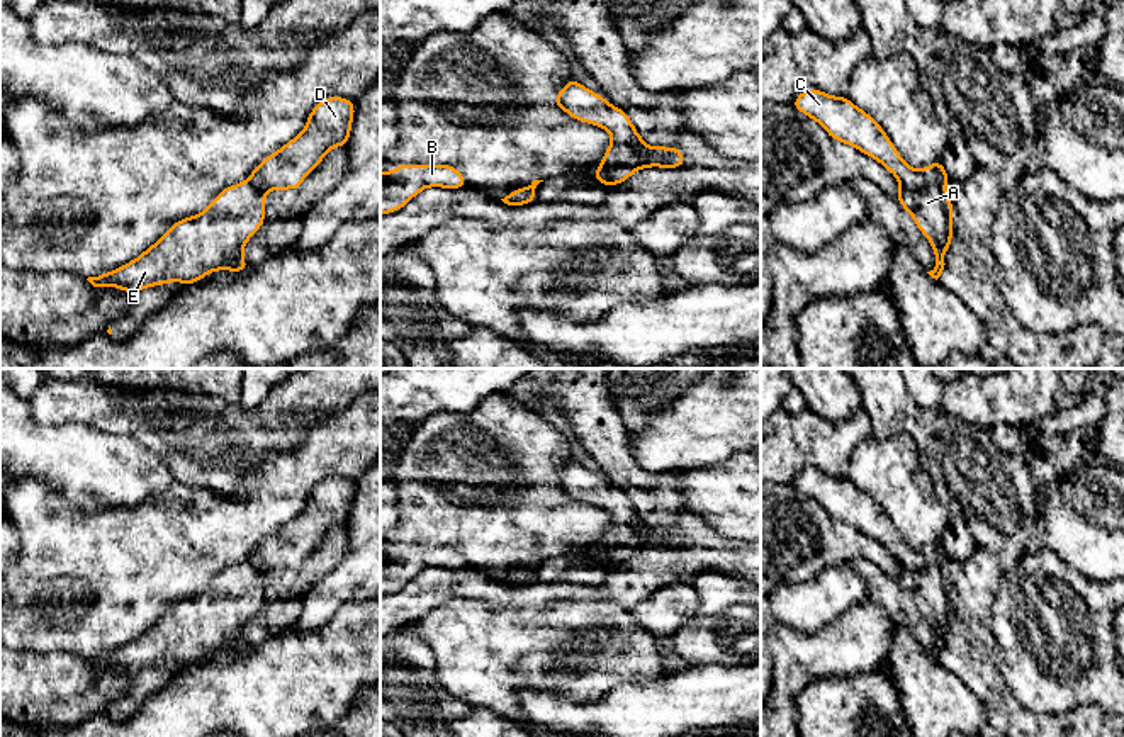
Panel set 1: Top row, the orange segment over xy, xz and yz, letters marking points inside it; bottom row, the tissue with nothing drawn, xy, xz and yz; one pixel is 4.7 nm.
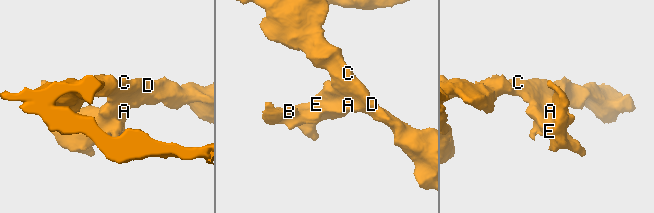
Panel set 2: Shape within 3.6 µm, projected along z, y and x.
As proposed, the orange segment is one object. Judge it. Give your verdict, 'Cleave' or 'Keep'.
Cleave

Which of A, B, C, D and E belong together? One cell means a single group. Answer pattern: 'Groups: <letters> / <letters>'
Groups: A B E / C D

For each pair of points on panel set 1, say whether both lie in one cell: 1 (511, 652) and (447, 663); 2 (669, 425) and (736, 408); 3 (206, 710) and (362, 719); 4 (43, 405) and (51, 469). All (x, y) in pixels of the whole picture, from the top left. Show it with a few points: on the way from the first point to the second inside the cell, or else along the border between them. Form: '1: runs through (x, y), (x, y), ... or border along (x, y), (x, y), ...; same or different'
1: runs through (496, 652), (483, 656), (474, 663), (462, 663); same
2: runs through (686, 425), (705, 425), (719, 416); same
3: border along (362, 688), (357, 702), (340, 719); different
4: border along (26, 399), (31, 416), (39, 423), (87, 425); different

